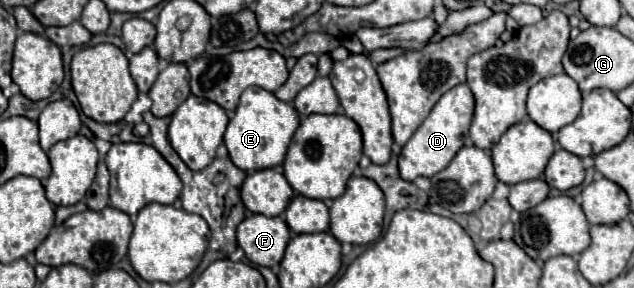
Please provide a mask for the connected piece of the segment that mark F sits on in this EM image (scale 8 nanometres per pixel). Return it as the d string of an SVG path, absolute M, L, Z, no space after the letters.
M253 214L249 218L245 218L239 226L237 226L237 244L243 248L245 256L249 262L257 264L257 266L267 266L267 268L275 268L283 254L285 254L285 248L287 248L287 242L289 242L289 228L287 224L275 216L275 218L267 218L263 214Z

